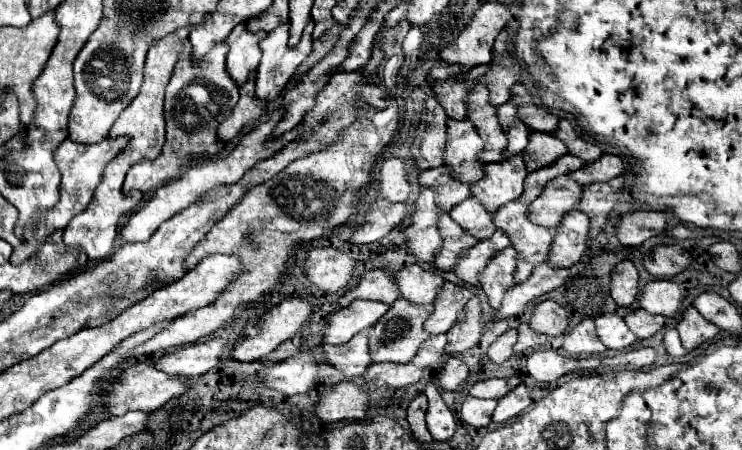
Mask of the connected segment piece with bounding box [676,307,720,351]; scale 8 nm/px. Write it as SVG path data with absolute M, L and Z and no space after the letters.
M688 307L682 313L682 319L676 329L680 333L680 339L682 339L682 345L686 351L696 349L700 343L712 339L720 331L714 323L706 321L694 307Z

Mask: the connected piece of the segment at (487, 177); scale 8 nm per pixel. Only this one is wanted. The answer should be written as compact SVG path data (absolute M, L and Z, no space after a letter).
M520 153L502 163L488 163L484 177L472 185L472 195L490 211L496 211L500 205L516 201L522 195L526 175L528 169Z

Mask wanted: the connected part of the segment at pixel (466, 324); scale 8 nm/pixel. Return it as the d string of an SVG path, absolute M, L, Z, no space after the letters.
M472 297L468 301L462 317L456 321L456 325L452 325L452 329L446 335L446 353L462 353L478 345L482 337L482 305L478 297Z

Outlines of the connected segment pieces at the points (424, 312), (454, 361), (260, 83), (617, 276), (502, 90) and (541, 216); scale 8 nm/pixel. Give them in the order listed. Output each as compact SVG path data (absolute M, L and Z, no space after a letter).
M396 301L390 309L380 317L376 325L368 329L370 337L370 355L372 361L394 361L394 363L408 363L420 349L420 345L430 337L424 329L424 321L428 319L430 311L424 305L416 305L410 301Z
M450 357L448 363L446 363L444 369L442 369L442 375L440 375L438 383L440 383L440 387L446 389L446 391L456 391L456 389L460 387L460 383L468 377L468 373L470 373L470 371L468 371L468 367L466 367L466 363L464 363L462 359Z
M288 25L276 27L268 33L266 39L260 41L262 61L256 69L256 97L272 103L280 97L288 81L294 77L298 65L312 51L312 27L304 29L304 37L296 47L288 47Z
M622 261L614 267L610 295L622 307L628 307L636 301L636 297L638 297L638 269L632 261Z
M502 31L494 43L492 67L484 77L480 77L480 83L490 89L492 105L502 105L504 101L510 99L510 89L520 79L522 71L520 61L514 55L510 55L506 45L508 45L508 33Z
M570 175L552 179L538 199L530 203L530 219L538 225L556 229L564 215L582 201L584 187L578 181L572 181Z

